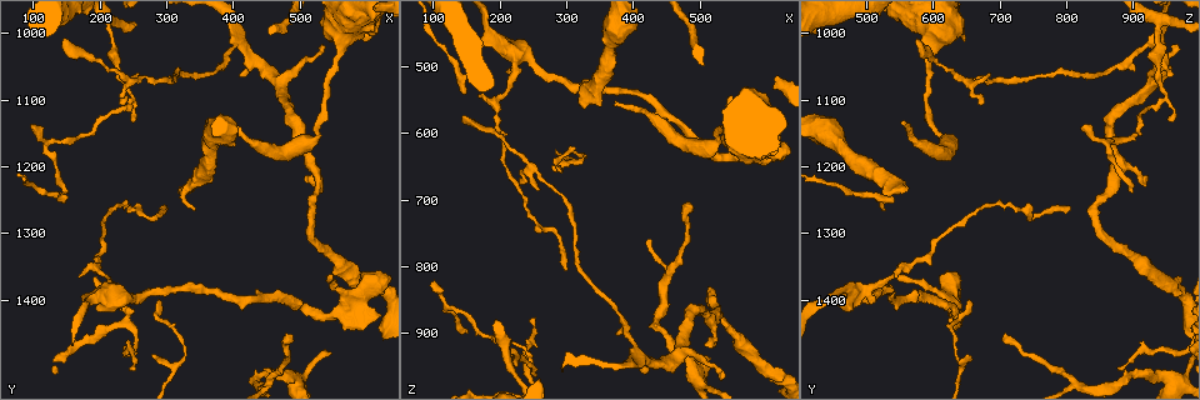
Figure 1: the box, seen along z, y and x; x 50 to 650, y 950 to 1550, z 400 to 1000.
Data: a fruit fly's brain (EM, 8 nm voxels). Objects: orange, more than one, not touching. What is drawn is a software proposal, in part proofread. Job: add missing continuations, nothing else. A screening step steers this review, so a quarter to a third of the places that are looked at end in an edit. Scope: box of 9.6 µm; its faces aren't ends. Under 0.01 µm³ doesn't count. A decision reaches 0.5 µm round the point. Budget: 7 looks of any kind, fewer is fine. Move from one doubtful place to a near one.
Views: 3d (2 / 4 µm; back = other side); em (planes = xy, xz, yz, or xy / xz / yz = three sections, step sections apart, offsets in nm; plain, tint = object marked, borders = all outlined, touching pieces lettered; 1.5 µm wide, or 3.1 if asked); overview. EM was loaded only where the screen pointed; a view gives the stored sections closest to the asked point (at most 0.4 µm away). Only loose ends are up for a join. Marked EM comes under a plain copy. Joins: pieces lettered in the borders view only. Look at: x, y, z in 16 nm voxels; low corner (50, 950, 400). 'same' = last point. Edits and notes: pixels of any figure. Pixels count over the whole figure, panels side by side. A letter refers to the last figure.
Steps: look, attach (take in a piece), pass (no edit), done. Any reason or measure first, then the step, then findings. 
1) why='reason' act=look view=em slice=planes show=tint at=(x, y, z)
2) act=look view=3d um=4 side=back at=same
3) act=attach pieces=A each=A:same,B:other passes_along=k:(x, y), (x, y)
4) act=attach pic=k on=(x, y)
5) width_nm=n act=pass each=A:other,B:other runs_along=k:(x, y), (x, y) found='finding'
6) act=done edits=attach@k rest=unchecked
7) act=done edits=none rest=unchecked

why='tapers out' act=look view=em slice=planes show=borders at=(375, 1135, 550)

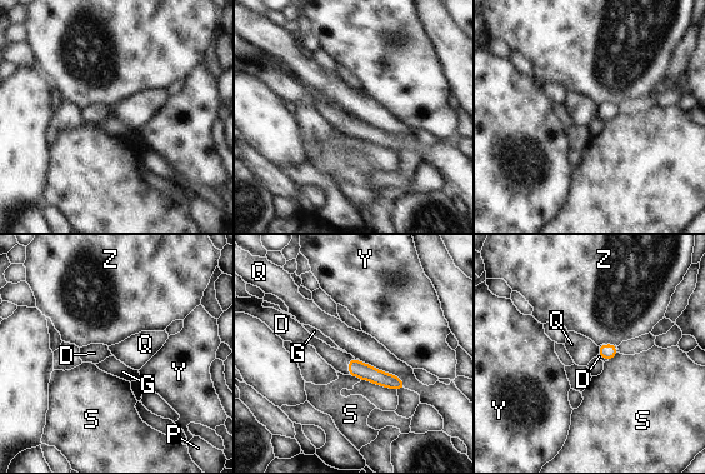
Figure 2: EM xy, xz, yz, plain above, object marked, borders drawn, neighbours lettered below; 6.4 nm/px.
act=attach pic=2 on=(339, 360) each=D:same,G:other,P:other,Q:other,S:other,Y:other,Z:other passes_along=2:(364, 372), (349, 365), (339, 360) found='the cell continues'

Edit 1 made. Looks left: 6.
act=look view=overview

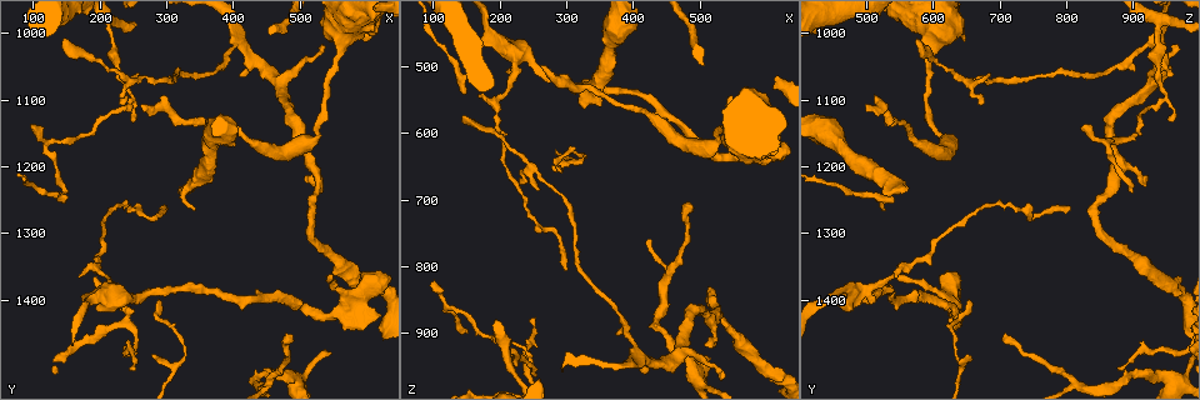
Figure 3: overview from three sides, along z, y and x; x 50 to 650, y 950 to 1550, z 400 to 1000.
why='tapers out' act=look view=3d um=2 side=back at=(485, 1450, 710)

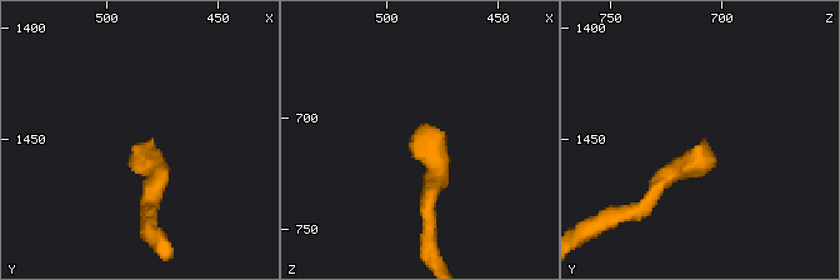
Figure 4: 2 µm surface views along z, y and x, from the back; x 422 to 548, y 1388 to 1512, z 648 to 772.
act=look view=em slice=xy step=8 show=tint at=(480, 1449, 708)

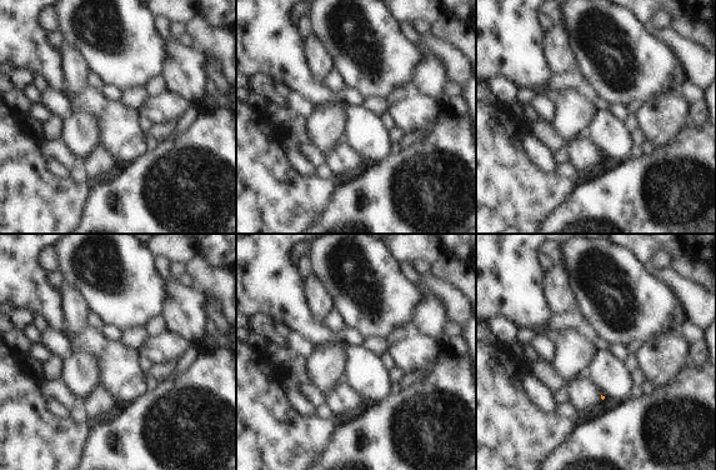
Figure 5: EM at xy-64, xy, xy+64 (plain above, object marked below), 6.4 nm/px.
why='cut it another way' act=look view=em slice=planes show=borders at=same

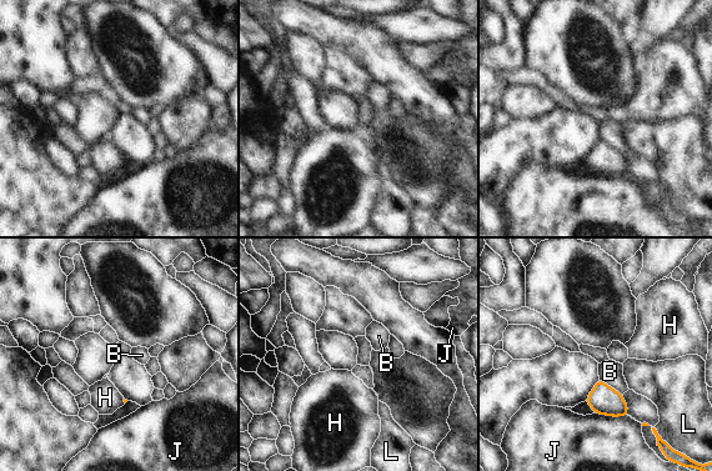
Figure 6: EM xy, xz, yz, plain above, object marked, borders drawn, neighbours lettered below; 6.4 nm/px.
longest_contact=J:220nm act=pass each=B:other,H:other,J:other,L:other found='no lettered piece goes on from it'

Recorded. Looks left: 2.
act=look view=3d um=2 at=(210, 1405, 510)

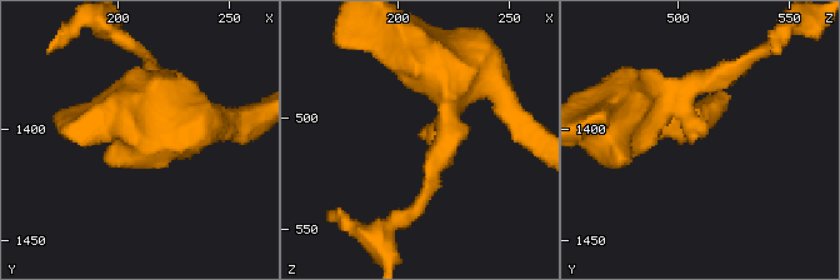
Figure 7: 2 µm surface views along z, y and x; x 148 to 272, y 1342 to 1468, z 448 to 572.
act=look view=em slice=planes show=borders at=(210, 1404, 509)

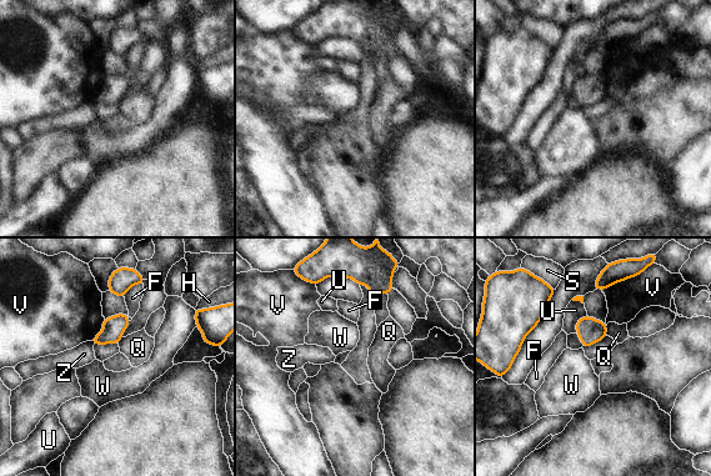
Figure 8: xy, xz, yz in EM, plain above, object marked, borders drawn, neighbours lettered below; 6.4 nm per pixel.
act=pass each=F:other,H:other,Q:other,S:other,U:other,V:other,W:other,Z:other found='no lettered piece goes on from it'

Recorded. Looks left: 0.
act=done edits=attach@2 rest=unchecked

